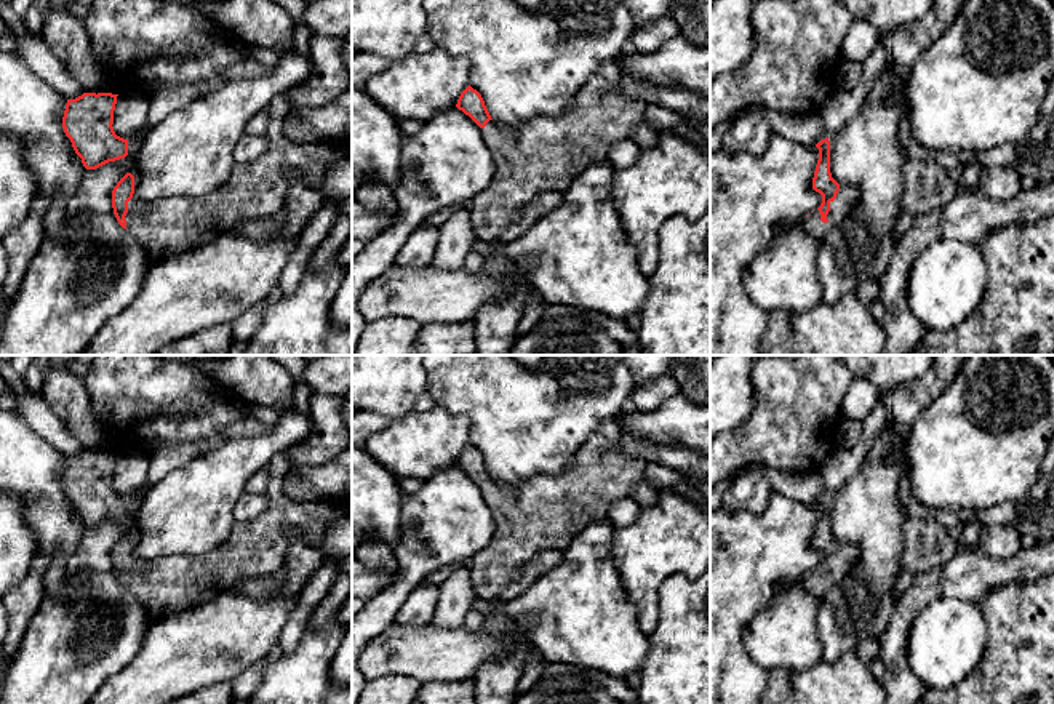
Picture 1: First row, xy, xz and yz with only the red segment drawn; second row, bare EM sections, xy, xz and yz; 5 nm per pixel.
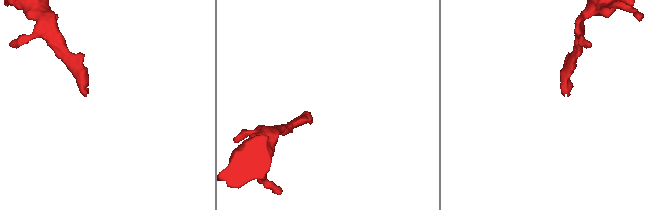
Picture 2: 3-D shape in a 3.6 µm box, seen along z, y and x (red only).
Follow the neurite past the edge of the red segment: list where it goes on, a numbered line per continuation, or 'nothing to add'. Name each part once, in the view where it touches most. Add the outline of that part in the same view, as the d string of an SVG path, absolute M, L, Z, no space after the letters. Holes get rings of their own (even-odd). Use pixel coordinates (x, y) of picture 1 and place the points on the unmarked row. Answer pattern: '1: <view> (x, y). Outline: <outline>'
1: yz (846, 557). Outline: M840 542L836 557L830 560L830 570L827 573L827 581L820 579L819 568L809 571L803 579L803 589L812 597L822 600L825 594L840 584L843 578L854 568L859 560L859 549L846 542Z

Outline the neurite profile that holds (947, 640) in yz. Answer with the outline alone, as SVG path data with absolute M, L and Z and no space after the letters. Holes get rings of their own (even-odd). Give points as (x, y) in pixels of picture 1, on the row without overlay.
M940 595L913 621L907 661L926 688L947 690L979 667L987 643L979 605Z

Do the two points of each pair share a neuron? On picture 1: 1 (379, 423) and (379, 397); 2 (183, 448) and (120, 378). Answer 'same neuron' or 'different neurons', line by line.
1: different neurons
2: different neurons

